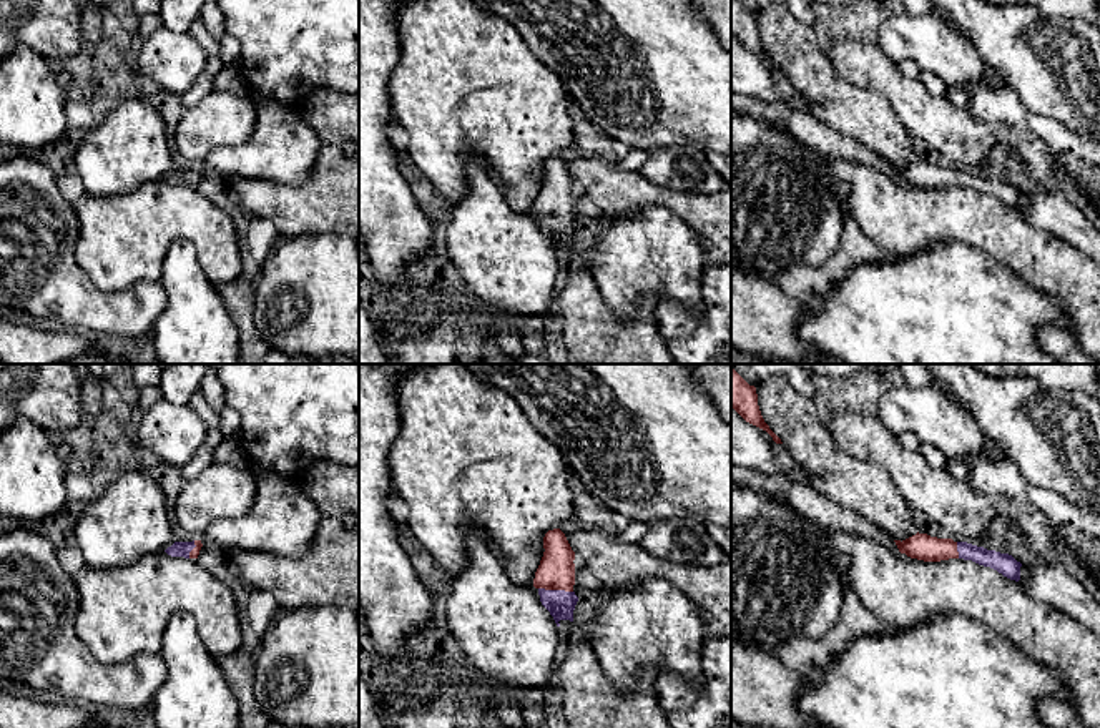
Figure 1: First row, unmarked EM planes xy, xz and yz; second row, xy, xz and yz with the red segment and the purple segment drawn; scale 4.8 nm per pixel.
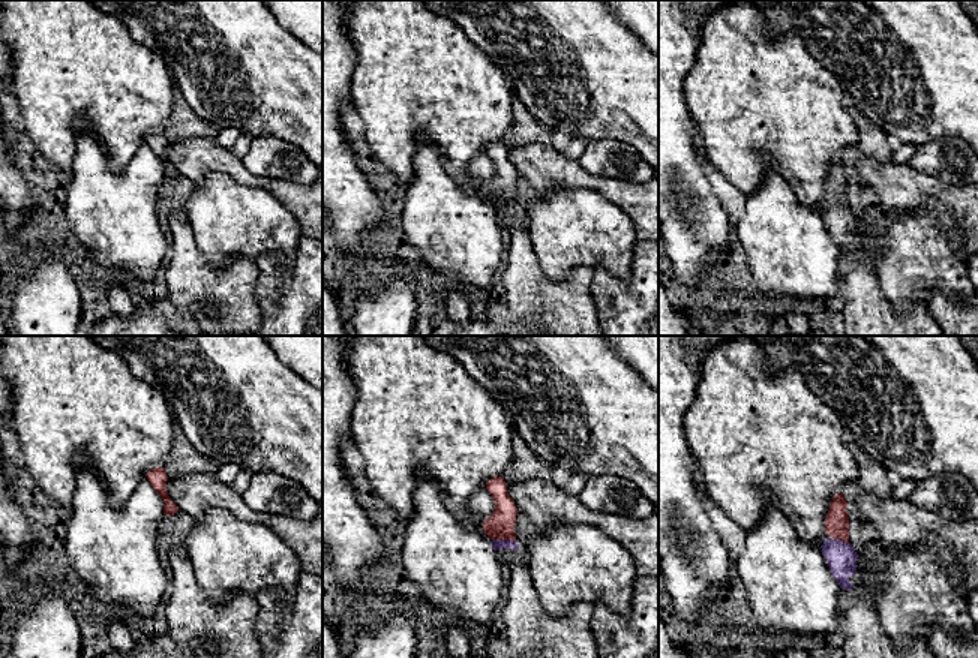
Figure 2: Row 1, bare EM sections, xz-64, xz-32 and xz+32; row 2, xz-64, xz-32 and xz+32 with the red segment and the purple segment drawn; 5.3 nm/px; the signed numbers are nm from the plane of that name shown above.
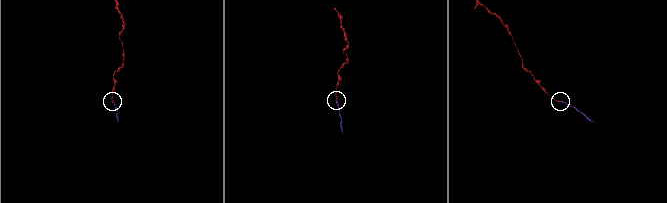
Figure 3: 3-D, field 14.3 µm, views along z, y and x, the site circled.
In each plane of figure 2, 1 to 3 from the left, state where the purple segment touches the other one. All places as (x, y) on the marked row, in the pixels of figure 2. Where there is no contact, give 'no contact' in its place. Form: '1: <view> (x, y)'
1: no contact
2: xz-32 (504, 538)
3: xz+32 (842, 540)

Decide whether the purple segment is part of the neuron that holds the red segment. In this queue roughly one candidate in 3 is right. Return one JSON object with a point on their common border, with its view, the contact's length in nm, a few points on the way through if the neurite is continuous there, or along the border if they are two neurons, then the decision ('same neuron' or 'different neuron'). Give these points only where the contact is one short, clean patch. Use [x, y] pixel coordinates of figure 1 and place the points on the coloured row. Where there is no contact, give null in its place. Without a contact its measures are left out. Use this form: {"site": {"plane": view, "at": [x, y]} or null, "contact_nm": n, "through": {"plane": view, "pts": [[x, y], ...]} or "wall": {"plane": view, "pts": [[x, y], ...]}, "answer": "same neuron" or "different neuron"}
{"site": {"plane": "xz", "at": [555, 589]}, "contact_nm": 170, "through": {"plane": "xz", "pts": [[557, 570], [555, 589], [560, 604]]}, "answer": "same neuron"}

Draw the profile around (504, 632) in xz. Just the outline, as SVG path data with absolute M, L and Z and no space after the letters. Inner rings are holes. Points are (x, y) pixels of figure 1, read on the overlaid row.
M470 532L465 545L467 565L452 577L445 605L464 665L492 688L550 686L560 635L538 588L515 583L480 532Z

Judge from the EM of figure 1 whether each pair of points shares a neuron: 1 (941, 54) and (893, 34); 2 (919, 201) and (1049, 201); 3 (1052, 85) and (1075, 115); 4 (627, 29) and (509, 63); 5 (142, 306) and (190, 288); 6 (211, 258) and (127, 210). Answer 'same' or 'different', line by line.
1: same
2: different
3: same
4: different
5: different
6: same

